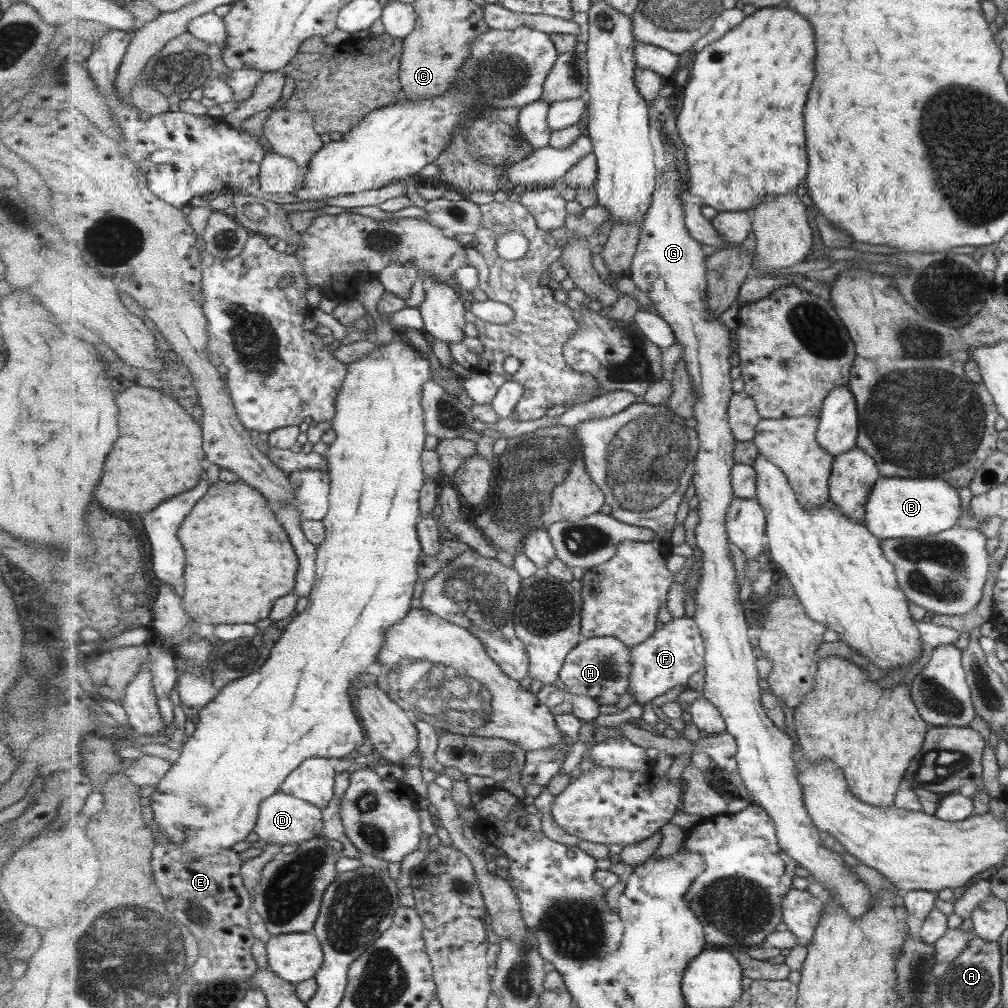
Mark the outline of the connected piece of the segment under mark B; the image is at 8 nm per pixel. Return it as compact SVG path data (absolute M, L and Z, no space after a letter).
M878 478L867 503L866 527L879 541L888 538L923 538L955 526L960 516L961 500L957 489L938 478Z

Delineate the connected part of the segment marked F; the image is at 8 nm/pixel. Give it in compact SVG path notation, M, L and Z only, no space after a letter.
M673 618L652 638L633 648L634 669L630 678L630 692L641 706L651 703L654 698L677 688L687 687L687 680L706 668L706 643L698 622L694 618Z

